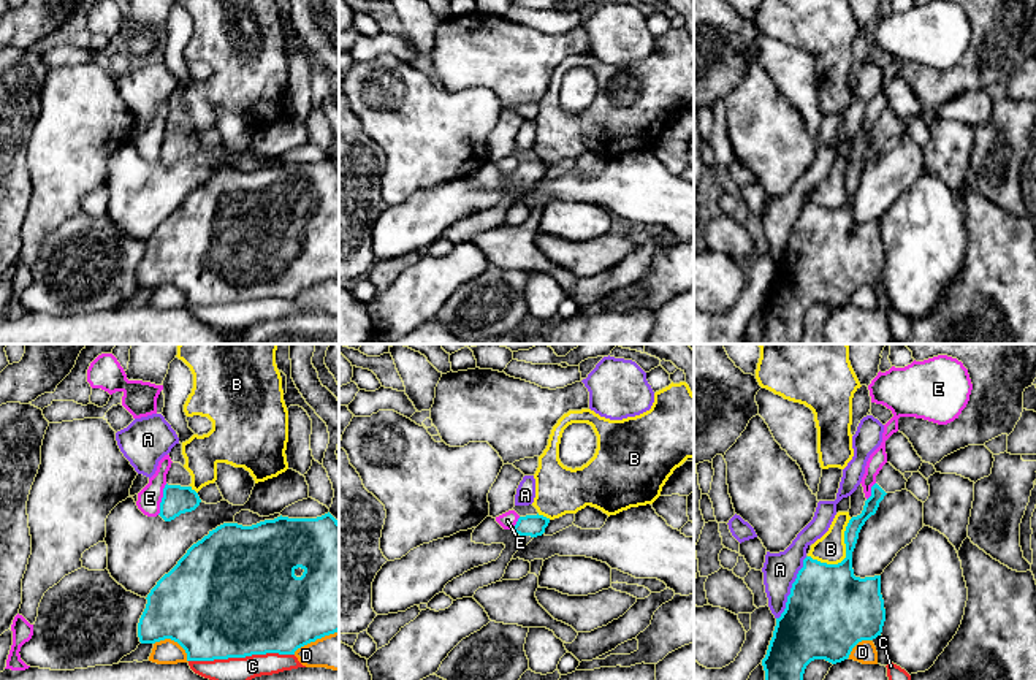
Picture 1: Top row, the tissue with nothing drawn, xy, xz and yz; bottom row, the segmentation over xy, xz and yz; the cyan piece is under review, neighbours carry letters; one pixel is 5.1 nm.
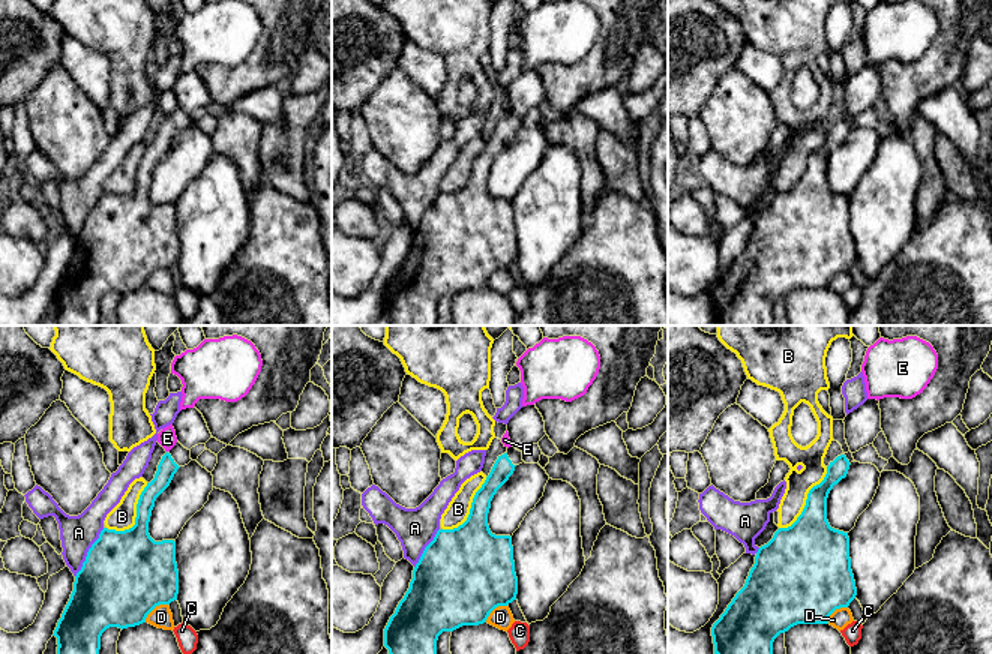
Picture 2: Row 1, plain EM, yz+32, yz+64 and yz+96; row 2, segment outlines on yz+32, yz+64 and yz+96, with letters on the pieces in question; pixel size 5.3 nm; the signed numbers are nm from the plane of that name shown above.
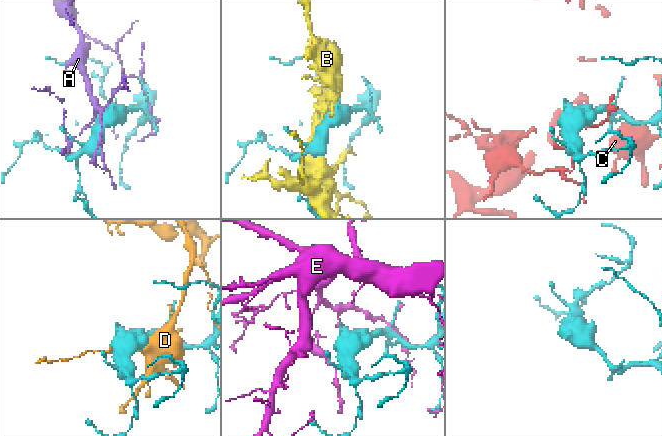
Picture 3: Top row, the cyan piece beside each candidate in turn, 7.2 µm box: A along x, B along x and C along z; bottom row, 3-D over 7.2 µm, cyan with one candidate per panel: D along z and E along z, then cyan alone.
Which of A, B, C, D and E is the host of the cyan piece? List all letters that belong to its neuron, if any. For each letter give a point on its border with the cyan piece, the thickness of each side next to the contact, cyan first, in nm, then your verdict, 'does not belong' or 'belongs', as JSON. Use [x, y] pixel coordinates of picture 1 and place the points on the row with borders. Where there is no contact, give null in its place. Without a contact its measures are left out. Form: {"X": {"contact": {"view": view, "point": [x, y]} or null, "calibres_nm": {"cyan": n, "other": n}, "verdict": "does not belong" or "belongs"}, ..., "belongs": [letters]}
{"A": {"contact": {"view": "yz", "point": [791, 588]}, "calibres_nm": {"cyan": 440, "other": 180}, "verdict": "does not belong"}, "B": {"contact": {"view": "yz", "point": [846, 557]}, "calibres_nm": {"cyan": 380, "other": 150}, "verdict": "does not belong"}, "C": {"contact": {"view": "xy", "point": [241, 657]}, "calibres_nm": {"cyan": 500, "other": 120}, "verdict": "does not belong"}, "D": {"contact": {"view": "xy", "point": [175, 641]}, "calibres_nm": {"cyan": 500, "other": 130}, "verdict": "does not belong"}, "E": {"contact": {"view": "xy", "point": [162, 500]}, "calibres_nm": {"cyan": 150, "other": 120}, "verdict": "does not belong"}, "belongs": []}

